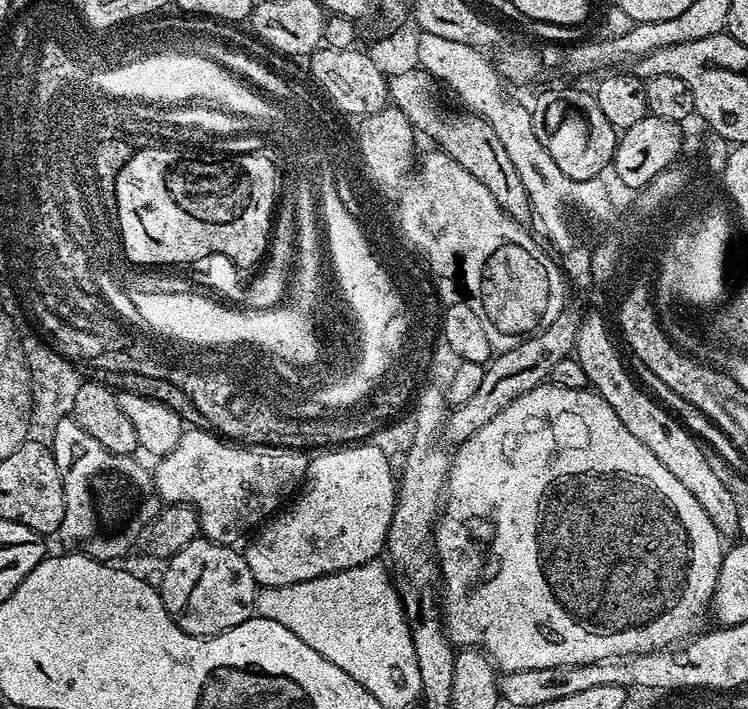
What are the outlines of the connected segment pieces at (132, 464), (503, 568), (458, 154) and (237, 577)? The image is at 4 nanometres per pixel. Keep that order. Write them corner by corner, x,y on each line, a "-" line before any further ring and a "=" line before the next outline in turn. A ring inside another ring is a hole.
65,418
56,423
54,438
51,442
51,450
54,458
58,462
58,470
62,474
62,486
64,487
64,513
62,514
62,526
58,533
58,539
65,544
65,549
73,552
82,552
84,555
94,558
95,560
103,560
105,562
120,562
124,555
135,546
141,543
142,537
147,533
151,523
160,515
162,511
162,501
156,494
156,487
152,481
152,472
144,469
142,465
136,461
135,455
127,456
126,454
114,454
110,450
106,450
106,446
102,446
102,442
90,438
90,434
86,434
86,430
82,430
82,426
78,426
78,422
71,418
=
551,382
540,384
534,390
530,390
526,394
522,394
518,398
514,398
514,402
510,402
510,406
506,406
506,410
502,410
498,414
494,414
494,418
490,418
490,422
486,422
486,426
482,426
482,430
478,430
478,434
474,434
467,442
459,445
455,449
454,455
450,460
448,469
448,482
446,485
446,503
443,505
442,512
447,516
461,516
464,528
468,532
492,532
492,556
496,559
496,569
493,570
492,576
484,576
476,584
476,589
469,596
460,596
457,599
447,599
446,605
442,610
442,619
444,627
448,630
448,638
456,646
482,646
483,651
487,652
488,659
496,665
501,673
517,672
519,668
545,668
546,666
578,666
579,664
590,664
598,662
604,658
611,656
636,656
640,652
655,652
657,648
667,648
676,646
685,638
691,637
697,630
703,629
704,612
709,611
712,603
712,595
716,589
716,579
720,573
720,564
724,560
726,551
725,545
720,545
722,534
714,526
714,522
710,522
710,518
706,514
706,510
702,510
702,506
698,506
698,498
694,498
694,494
690,494
690,490
686,490
686,486
682,486
682,482
678,482
674,475
666,470
665,466
640,442
630,431
626,430
622,422
618,420
618,415
610,408
610,406
600,397
599,393
589,390
588,388
567,388
566,386
558,386
-
496,500
500,500
500,520
484,520
484,508
488,508
488,504
496,505
=
412,68
403,75
389,79
388,94
391,103
406,114
412,128
419,134
430,138
441,151
454,158
464,170
478,179
504,210
520,225
527,227
534,217
526,189
520,181
518,172
510,161
504,146
500,143
494,128
488,121
470,112
464,116
452,116
438,112
436,104
435,79
421,68
=
197,538
167,557
163,570
160,597
170,618
186,634
217,636
252,619
256,611
258,585
243,551
235,547

